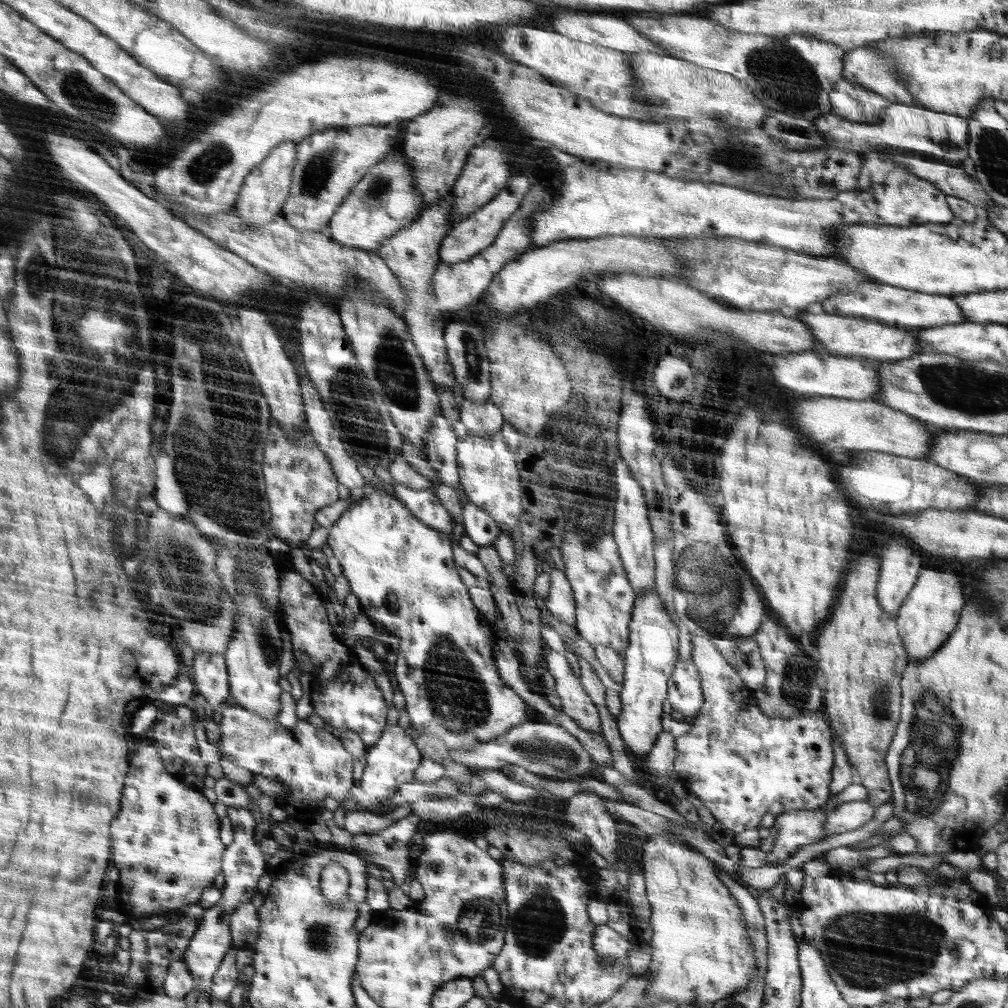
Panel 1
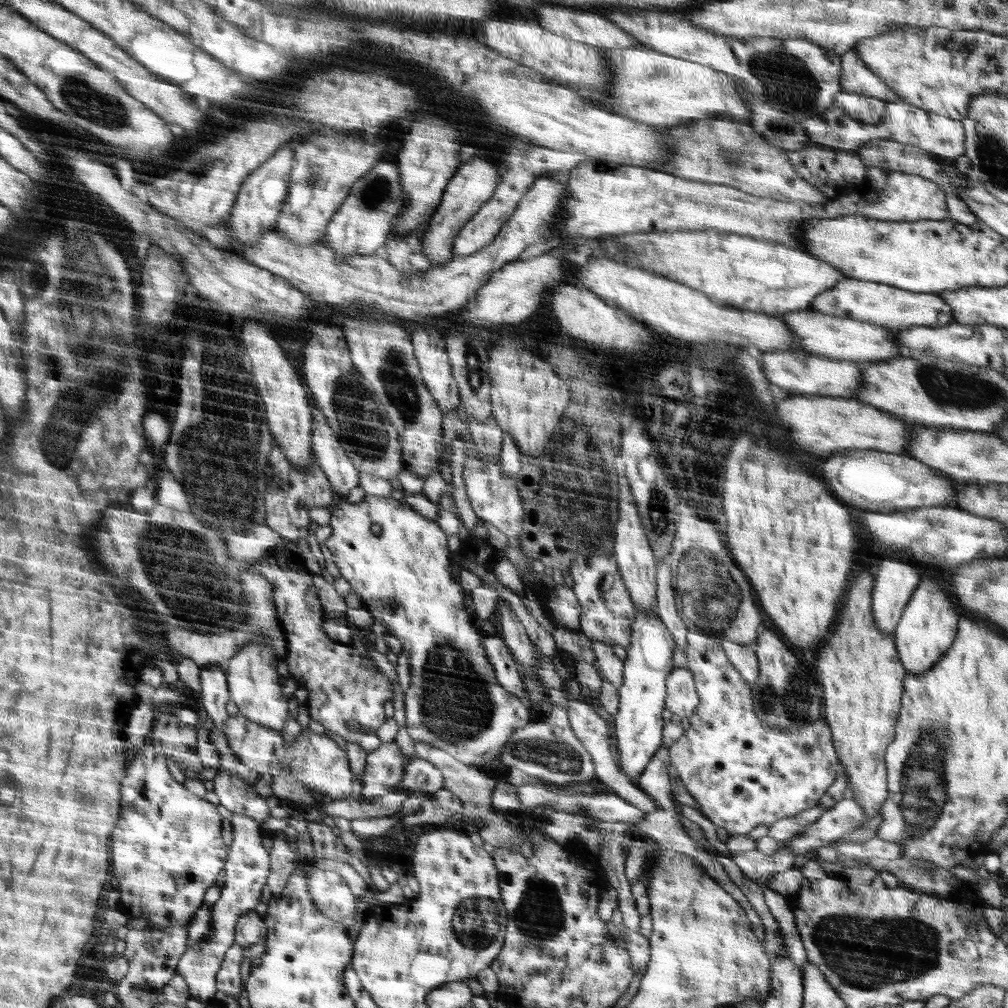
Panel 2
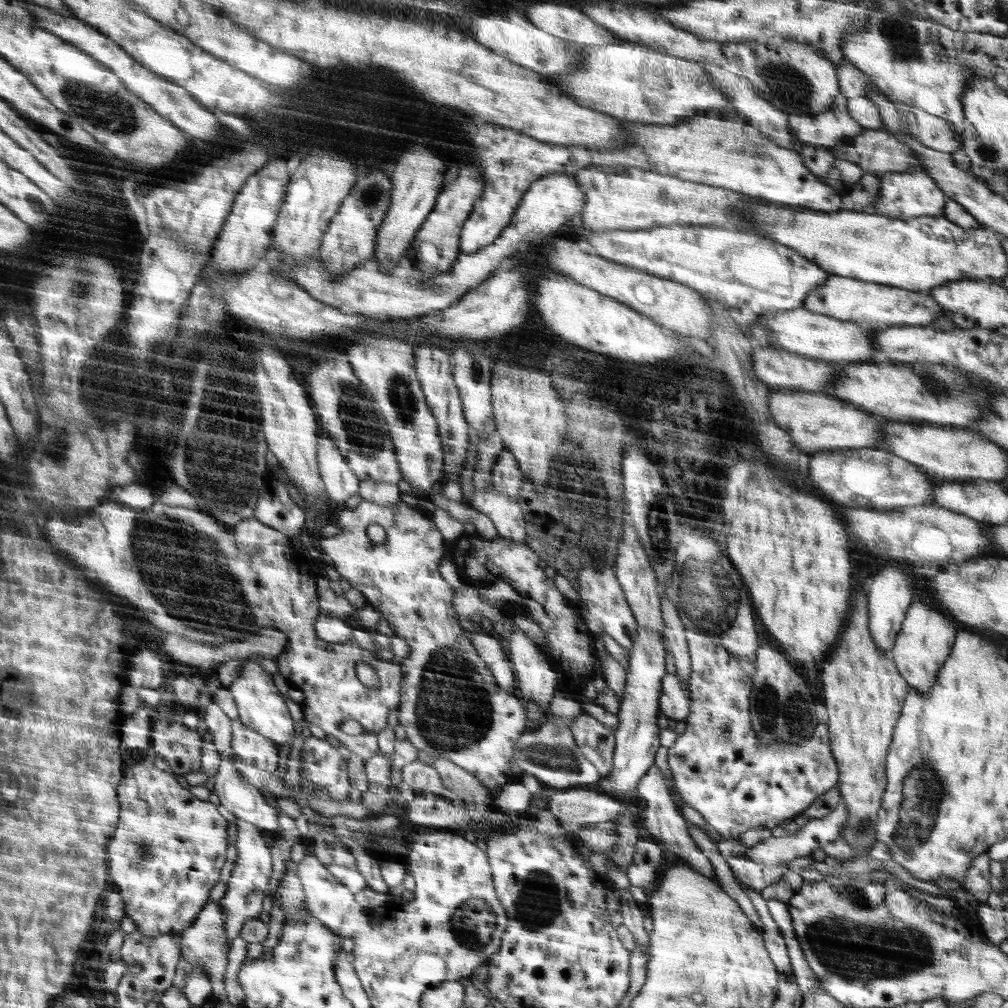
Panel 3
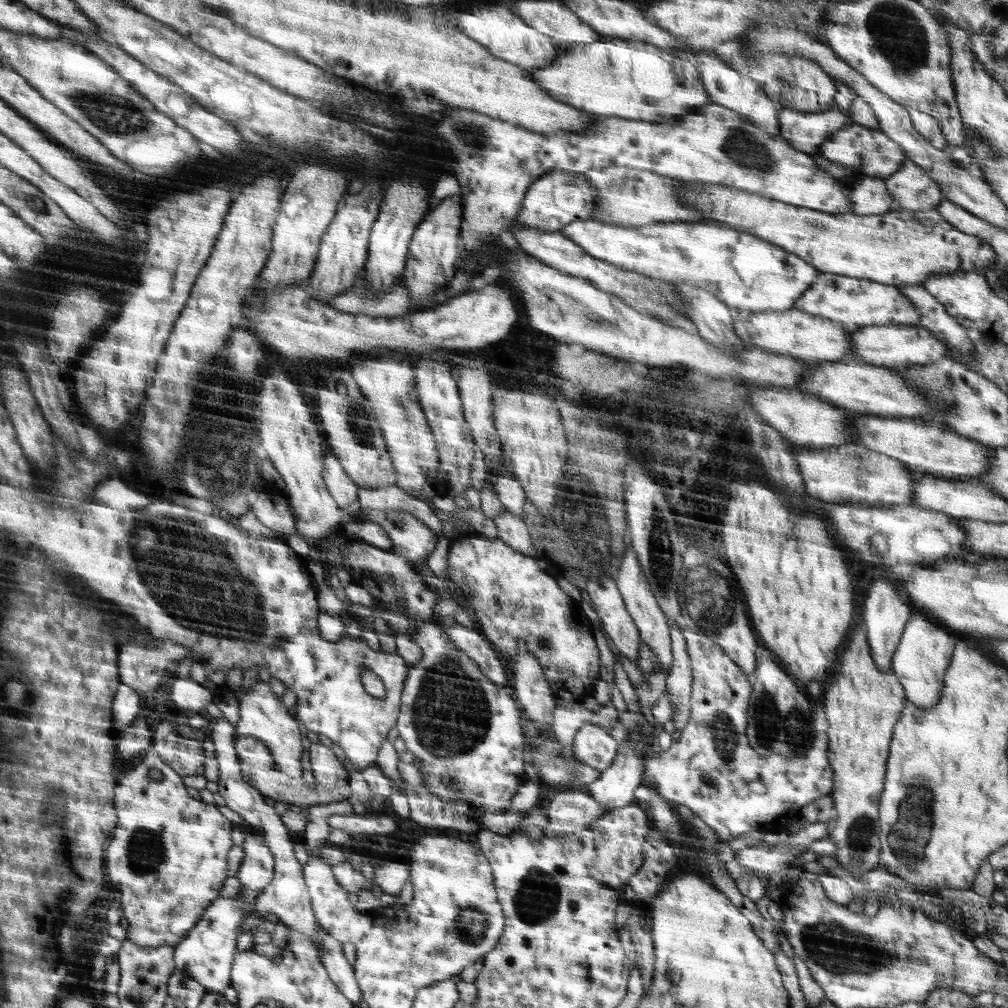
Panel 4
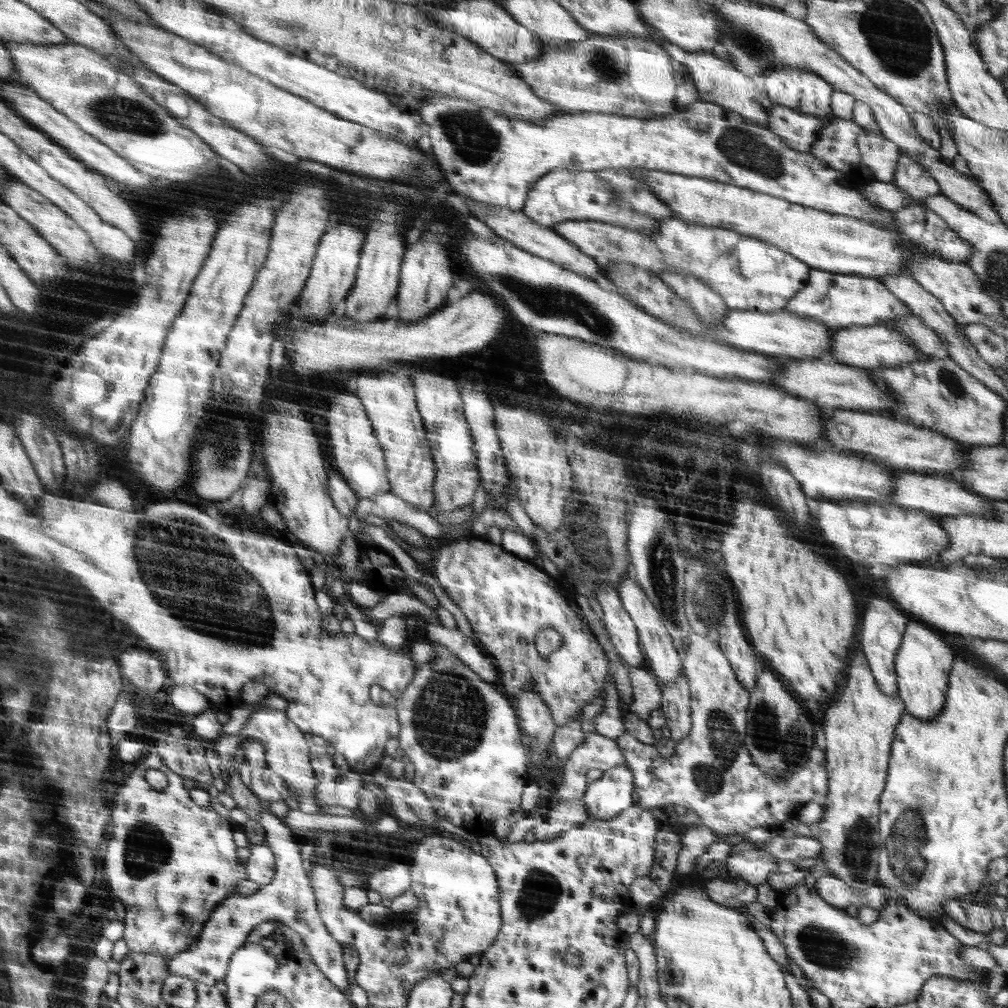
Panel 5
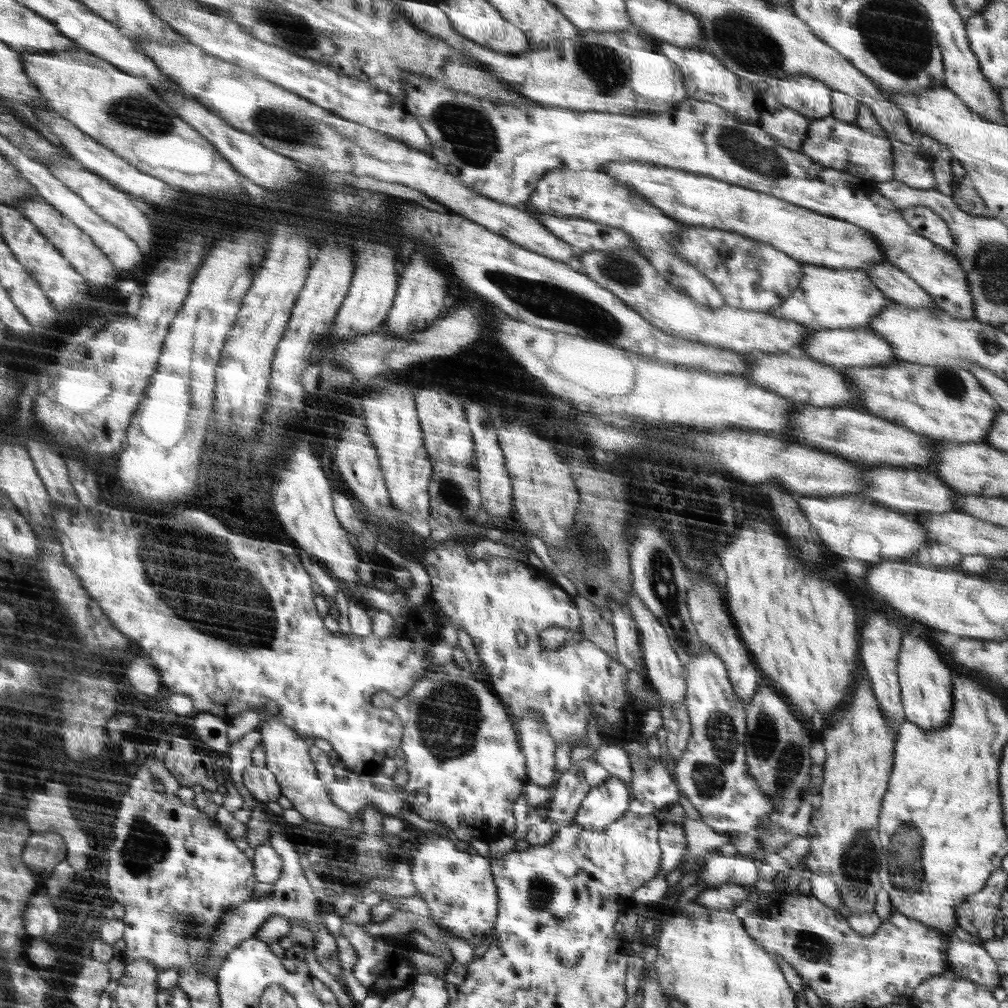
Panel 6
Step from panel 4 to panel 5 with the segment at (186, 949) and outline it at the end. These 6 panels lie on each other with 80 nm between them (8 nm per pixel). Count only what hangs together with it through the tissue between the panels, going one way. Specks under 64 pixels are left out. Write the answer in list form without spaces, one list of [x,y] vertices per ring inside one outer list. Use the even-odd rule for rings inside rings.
[[[235,764],[230,766],[229,771],[230,783],[226,784],[226,792],[232,794],[237,808],[244,810],[264,828],[266,844],[275,858],[274,877],[270,884],[261,886],[254,895],[230,896],[210,915],[209,922],[204,924],[197,941],[192,943],[188,950],[179,952],[169,960],[168,973],[170,976],[180,976],[187,982],[198,981],[221,987],[228,972],[230,957],[245,943],[249,932],[263,922],[280,921],[300,934],[307,951],[312,953],[314,961],[318,964],[318,969],[329,981],[350,994],[343,957],[345,945],[330,934],[320,918],[309,876],[302,866],[300,840],[294,836],[295,831],[280,821],[270,808],[262,808],[258,804],[259,798],[239,779],[240,774],[235,771]]]

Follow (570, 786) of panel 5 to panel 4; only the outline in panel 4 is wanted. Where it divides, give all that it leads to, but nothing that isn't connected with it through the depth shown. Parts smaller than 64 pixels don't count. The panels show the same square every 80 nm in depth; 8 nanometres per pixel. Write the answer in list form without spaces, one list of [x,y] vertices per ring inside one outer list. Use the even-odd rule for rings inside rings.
[[[598,722],[586,723],[574,737],[573,755],[577,762],[605,771],[617,755],[618,744]]]

